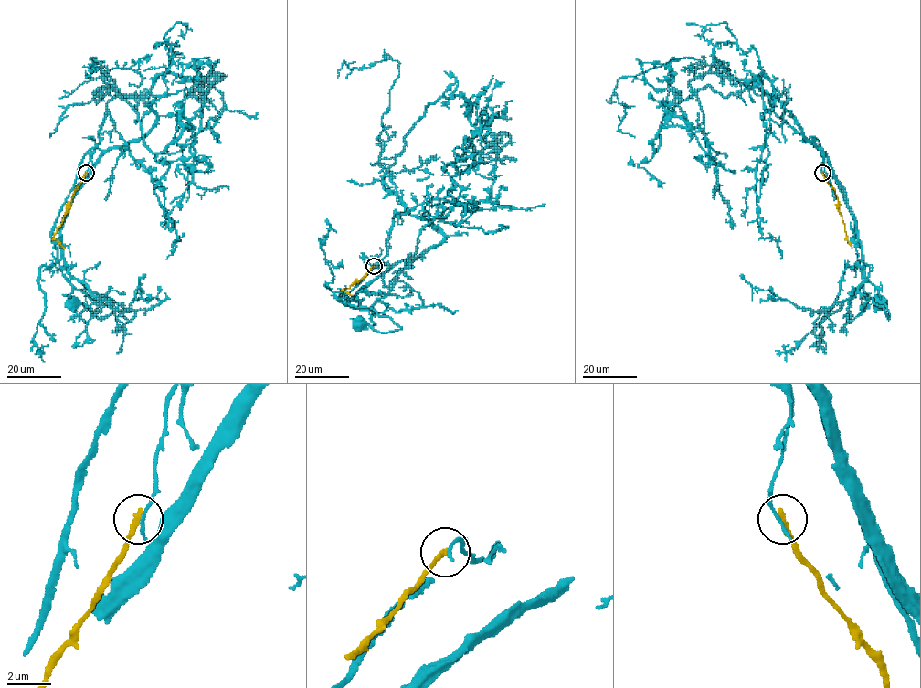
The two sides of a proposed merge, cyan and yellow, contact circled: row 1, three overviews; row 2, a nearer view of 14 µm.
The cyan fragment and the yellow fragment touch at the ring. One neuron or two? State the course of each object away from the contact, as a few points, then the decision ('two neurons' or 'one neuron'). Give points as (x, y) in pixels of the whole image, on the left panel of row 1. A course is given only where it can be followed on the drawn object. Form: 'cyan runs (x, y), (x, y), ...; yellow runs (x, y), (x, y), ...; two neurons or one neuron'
cyan runs (86, 173), (90, 155), (87, 152), (50, 237), (65, 279), (112, 311), (96, 316), (79, 302), (68, 301); yellow runs (86, 173), (53, 237), (64, 248); two neurons

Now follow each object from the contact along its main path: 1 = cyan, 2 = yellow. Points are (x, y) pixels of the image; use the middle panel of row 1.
1: (374, 265), (378, 267), (338, 300), (369, 307), (400, 327), (384, 333), (356, 324)
2: (374, 266), (359, 281), (341, 290), (352, 295)

